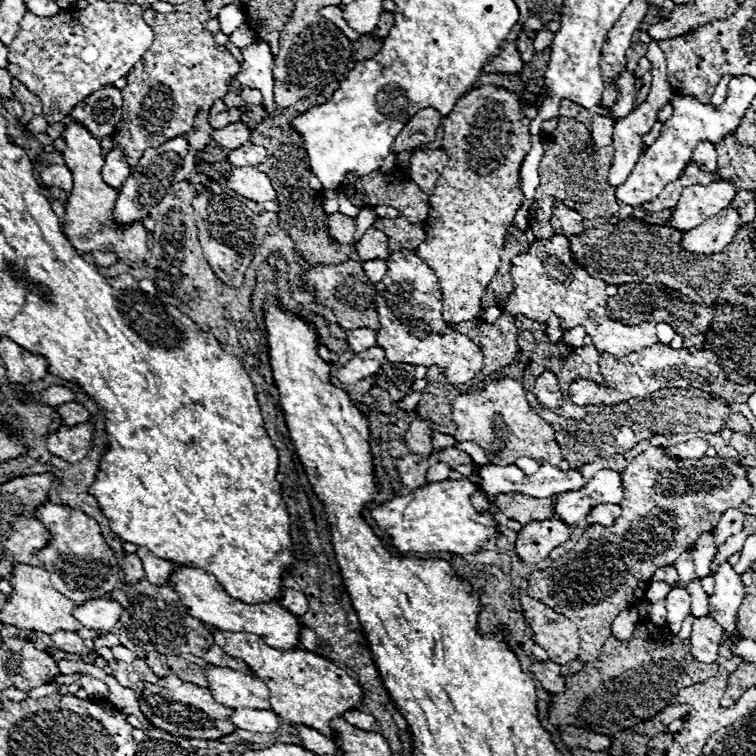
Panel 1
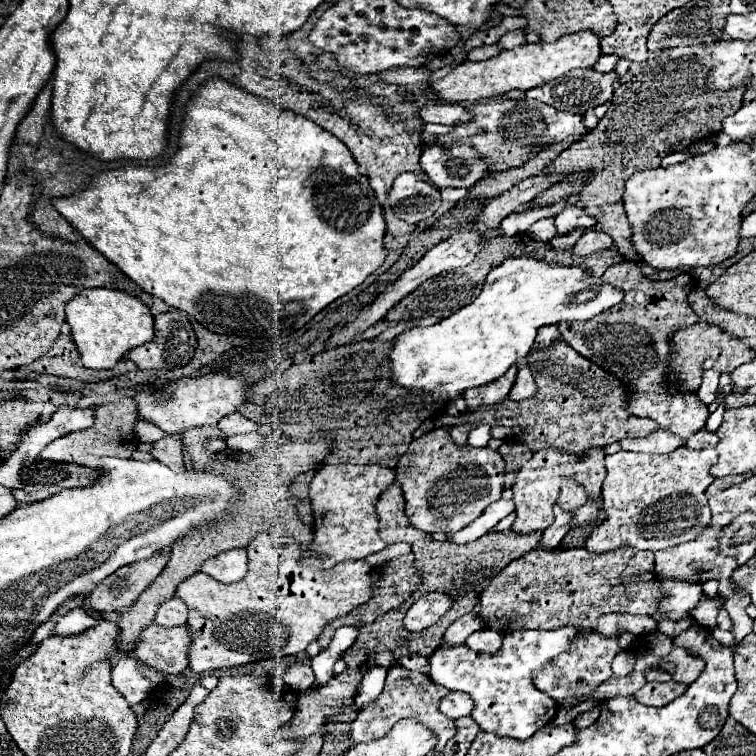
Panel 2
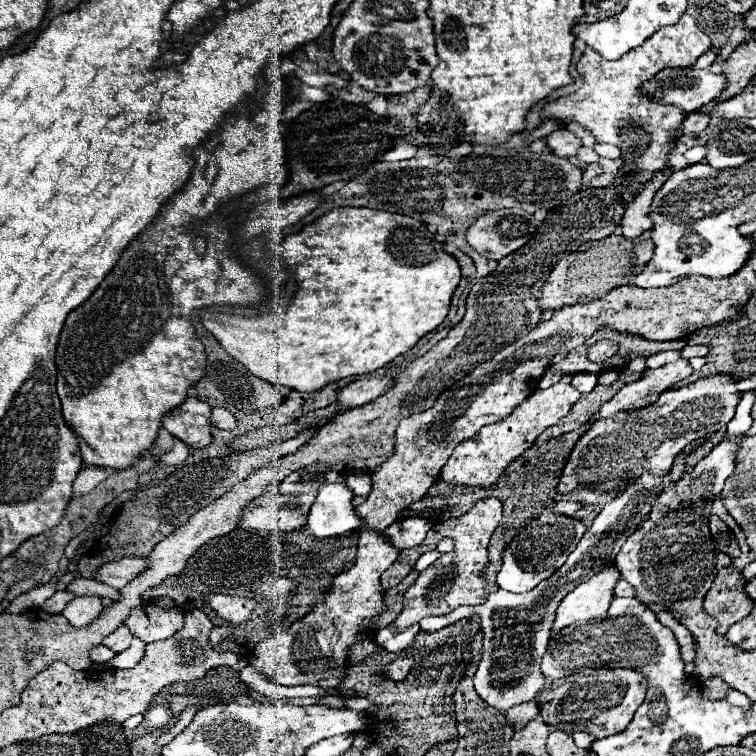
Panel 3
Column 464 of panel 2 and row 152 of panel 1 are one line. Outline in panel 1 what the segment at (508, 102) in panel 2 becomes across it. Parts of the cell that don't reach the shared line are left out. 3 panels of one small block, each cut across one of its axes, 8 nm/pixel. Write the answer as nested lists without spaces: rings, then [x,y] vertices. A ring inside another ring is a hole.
[[[144,10],[144,20],[156,36],[152,48],[126,76],[128,84],[120,90],[124,116],[112,134],[114,148],[130,158],[130,166],[138,164],[138,158],[146,148],[158,148],[166,140],[186,134],[192,128],[198,110],[210,108],[228,92],[228,80],[232,80],[240,68],[236,58],[224,46],[216,44],[214,36],[204,30],[194,14],[158,14],[154,10]]]

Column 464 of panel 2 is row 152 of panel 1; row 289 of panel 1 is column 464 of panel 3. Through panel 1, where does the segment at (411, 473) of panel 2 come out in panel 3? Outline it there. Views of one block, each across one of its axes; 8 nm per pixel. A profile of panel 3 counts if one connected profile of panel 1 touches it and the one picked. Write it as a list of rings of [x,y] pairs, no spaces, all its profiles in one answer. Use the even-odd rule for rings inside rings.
[[[556,382],[546,390],[536,388],[530,396],[526,396],[520,402],[518,408],[514,408],[514,412],[508,418],[484,426],[480,434],[476,434],[474,438],[460,442],[454,448],[452,456],[448,458],[446,466],[442,468],[440,478],[446,484],[454,486],[480,486],[480,488],[494,486],[508,468],[508,464],[512,464],[518,456],[522,456],[546,428],[558,424],[570,412],[570,408],[578,398],[580,392],[564,382]]]

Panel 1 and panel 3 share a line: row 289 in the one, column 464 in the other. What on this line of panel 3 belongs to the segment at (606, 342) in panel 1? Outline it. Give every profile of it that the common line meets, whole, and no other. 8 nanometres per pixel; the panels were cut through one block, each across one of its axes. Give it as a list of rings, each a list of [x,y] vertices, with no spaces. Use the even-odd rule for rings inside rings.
[[[489,497],[480,500],[470,508],[464,516],[456,520],[448,520],[444,524],[434,524],[434,528],[442,536],[450,536],[454,540],[454,550],[450,554],[442,554],[432,568],[426,568],[424,572],[418,574],[416,582],[406,590],[404,600],[402,600],[402,612],[398,618],[390,624],[394,630],[404,630],[412,624],[418,624],[426,616],[442,616],[452,612],[458,606],[470,606],[470,604],[482,604],[486,600],[482,592],[482,570],[488,564],[488,540],[494,532],[494,528],[502,524],[503,504],[498,497]]]

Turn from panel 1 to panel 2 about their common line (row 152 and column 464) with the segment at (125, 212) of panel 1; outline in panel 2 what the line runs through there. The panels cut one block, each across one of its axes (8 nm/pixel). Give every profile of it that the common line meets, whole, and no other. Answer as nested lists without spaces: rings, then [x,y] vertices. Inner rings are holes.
[[[470,144],[428,146],[420,158],[422,172],[436,188],[472,188],[488,174],[488,164]]]

